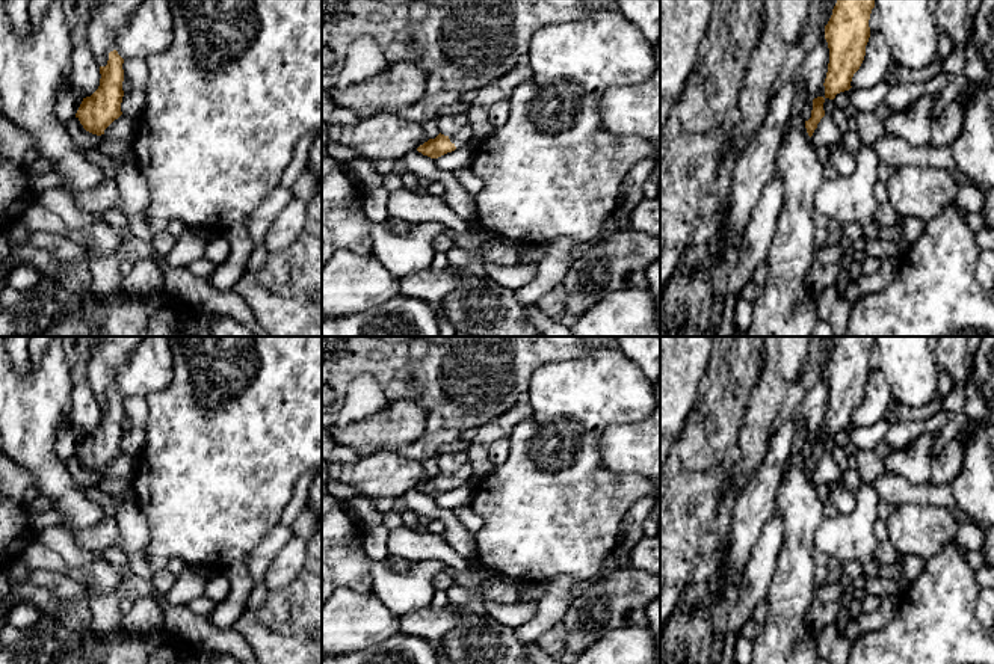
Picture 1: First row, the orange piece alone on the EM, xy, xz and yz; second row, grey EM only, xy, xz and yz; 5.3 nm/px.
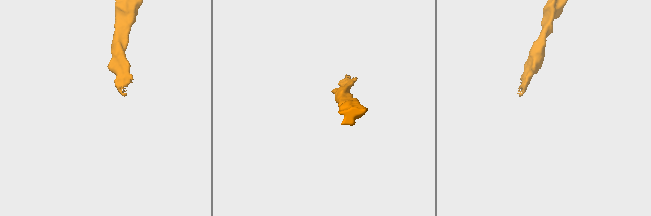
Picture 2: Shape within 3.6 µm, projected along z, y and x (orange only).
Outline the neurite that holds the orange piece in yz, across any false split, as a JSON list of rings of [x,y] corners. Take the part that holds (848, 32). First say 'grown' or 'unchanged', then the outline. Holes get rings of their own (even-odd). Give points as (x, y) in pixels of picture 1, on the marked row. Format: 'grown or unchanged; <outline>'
unchanged; [[[837,0],[825,26],[829,63],[825,78],[825,98],[849,91],[854,74],[860,69],[870,38],[869,20],[875,0]]]

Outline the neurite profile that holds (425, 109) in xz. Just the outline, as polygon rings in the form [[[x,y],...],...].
[[[443,89],[437,94],[426,94],[415,103],[400,109],[397,115],[411,122],[423,124],[426,121],[437,119],[438,110],[443,106],[450,106],[455,104],[456,101],[459,101],[459,92]]]

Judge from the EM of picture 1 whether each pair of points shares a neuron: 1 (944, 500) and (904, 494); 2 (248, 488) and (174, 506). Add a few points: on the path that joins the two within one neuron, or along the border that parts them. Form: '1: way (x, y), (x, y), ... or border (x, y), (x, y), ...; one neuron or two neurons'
1: way (934, 495), (914, 494); one neuron
2: way (230, 488), (192, 488); one neuron

